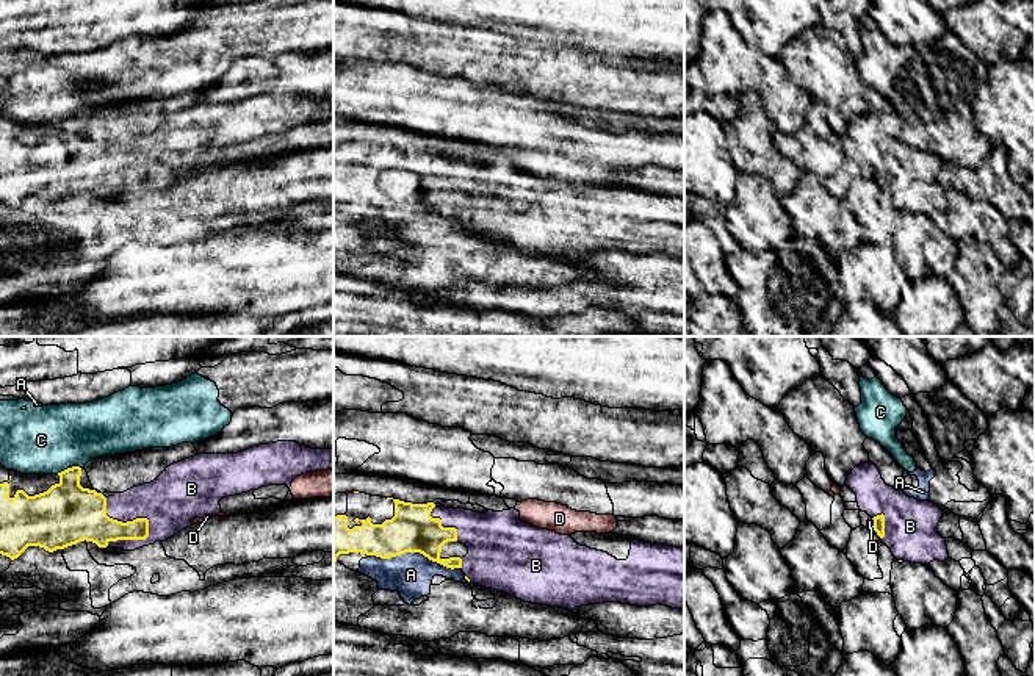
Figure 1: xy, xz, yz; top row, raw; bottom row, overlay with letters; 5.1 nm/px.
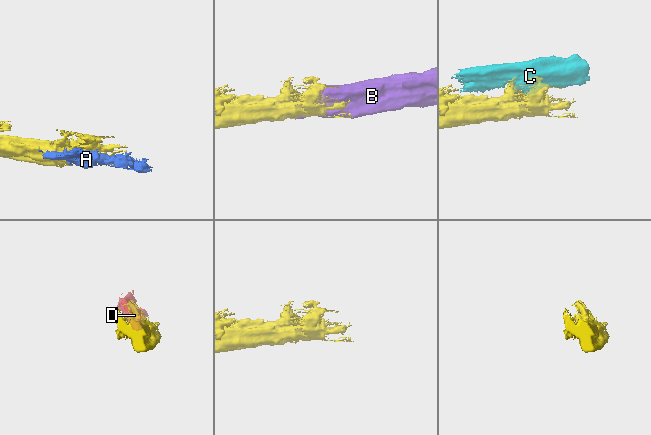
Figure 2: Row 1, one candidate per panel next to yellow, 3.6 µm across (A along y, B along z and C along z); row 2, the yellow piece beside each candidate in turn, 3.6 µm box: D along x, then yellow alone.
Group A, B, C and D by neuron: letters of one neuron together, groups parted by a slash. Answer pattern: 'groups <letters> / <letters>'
groups A C / B / D

